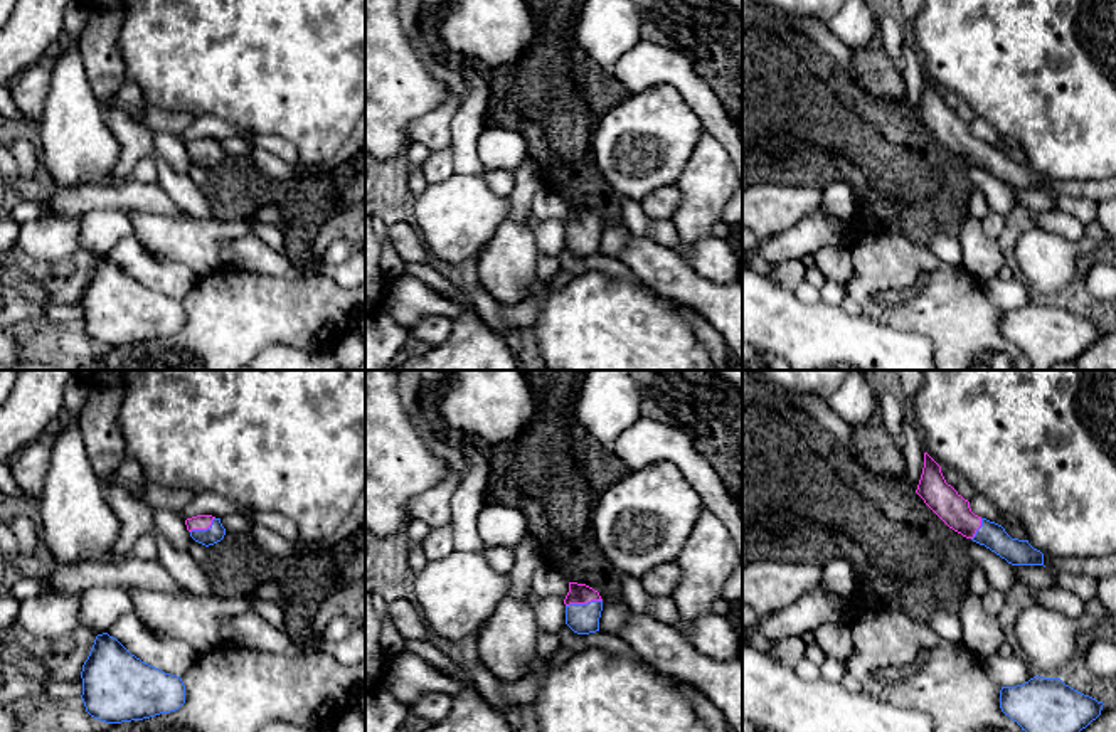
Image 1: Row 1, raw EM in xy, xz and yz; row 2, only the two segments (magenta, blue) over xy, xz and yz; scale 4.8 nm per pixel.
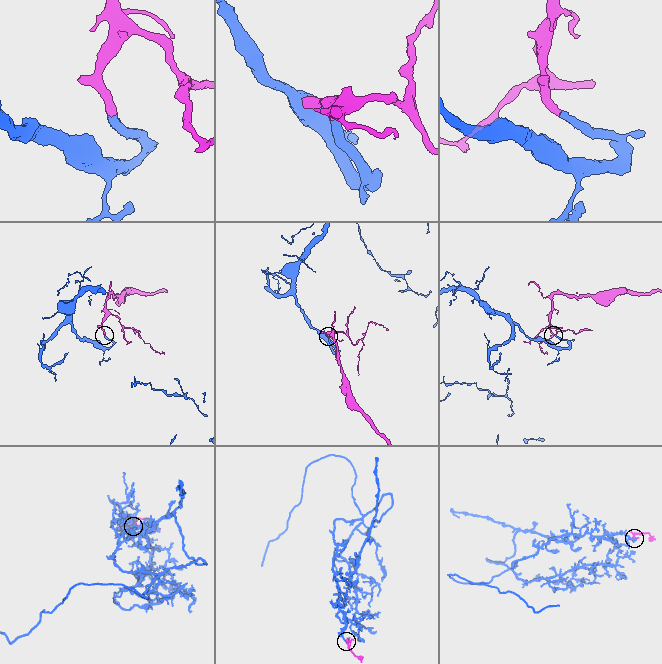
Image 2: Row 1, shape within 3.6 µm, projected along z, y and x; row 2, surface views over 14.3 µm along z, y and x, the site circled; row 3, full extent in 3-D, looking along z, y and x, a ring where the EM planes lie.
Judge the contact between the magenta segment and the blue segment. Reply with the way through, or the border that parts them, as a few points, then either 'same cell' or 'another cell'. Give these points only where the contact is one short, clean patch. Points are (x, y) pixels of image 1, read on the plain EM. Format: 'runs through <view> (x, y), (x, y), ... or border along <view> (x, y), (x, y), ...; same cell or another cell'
runs through xz (578, 216), (583, 226), (581, 241); same cell

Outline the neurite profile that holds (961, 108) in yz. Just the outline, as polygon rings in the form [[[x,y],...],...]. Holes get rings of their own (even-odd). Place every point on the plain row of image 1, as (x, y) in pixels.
[[[941,89],[941,96],[943,96],[946,106],[951,108],[958,114],[958,118],[961,118],[965,123],[970,125],[976,118],[975,111],[970,108],[970,104],[966,101],[963,101],[953,91]]]

